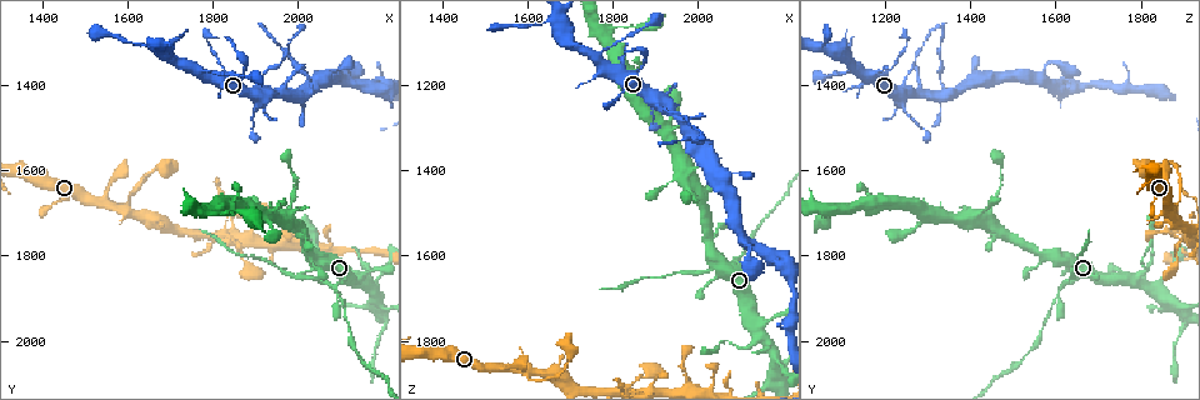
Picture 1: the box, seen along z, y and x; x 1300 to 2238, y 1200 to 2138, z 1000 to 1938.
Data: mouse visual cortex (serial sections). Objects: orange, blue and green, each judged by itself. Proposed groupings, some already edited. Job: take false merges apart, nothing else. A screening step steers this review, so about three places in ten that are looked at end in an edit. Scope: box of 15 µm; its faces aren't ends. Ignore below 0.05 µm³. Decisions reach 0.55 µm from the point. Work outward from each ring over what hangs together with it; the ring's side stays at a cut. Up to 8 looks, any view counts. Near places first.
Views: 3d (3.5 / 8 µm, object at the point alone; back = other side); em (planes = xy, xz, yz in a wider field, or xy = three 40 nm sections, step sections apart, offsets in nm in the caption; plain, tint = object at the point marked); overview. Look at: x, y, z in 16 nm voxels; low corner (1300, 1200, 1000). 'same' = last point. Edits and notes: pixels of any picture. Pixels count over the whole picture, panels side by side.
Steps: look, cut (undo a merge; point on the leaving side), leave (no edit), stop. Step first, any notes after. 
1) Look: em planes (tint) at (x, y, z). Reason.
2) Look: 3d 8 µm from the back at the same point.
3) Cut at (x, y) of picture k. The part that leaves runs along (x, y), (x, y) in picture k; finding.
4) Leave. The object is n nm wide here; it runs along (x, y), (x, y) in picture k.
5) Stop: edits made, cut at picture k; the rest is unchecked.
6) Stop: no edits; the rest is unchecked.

Look: 3d 3.5 µm at (2095, 1910, 1615). Abrupt turn.

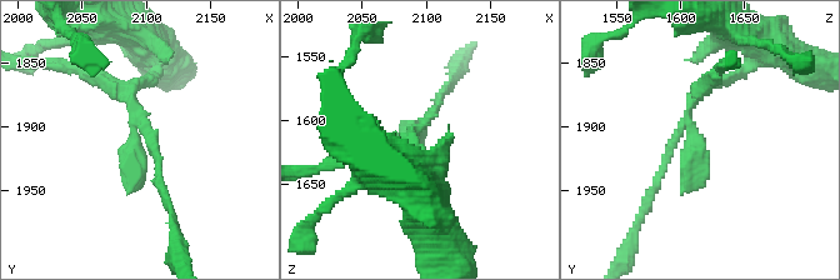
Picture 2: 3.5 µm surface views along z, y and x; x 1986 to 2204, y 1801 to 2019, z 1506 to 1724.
Look: em planes (tint) at (2092, 1908, 1610).

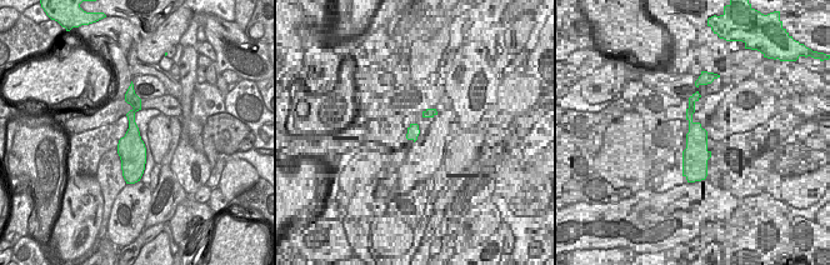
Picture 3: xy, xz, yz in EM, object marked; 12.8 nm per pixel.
Cut at (83, 75) of picture 2. The object is 360 nm wide here; a border runs along (134, 93), (128, 103) in picture 3; a second cell is stuck on.

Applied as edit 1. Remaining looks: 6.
Look: 3d 8 µm at (1915, 1425, 1245). Two arms in line, one across.

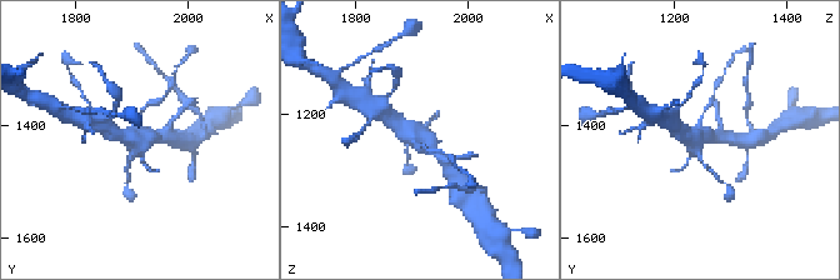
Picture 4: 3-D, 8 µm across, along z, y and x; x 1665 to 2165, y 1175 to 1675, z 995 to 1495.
Look: 3d 3.5 µm from the back at (1920, 1415, 1240). Zoom in.

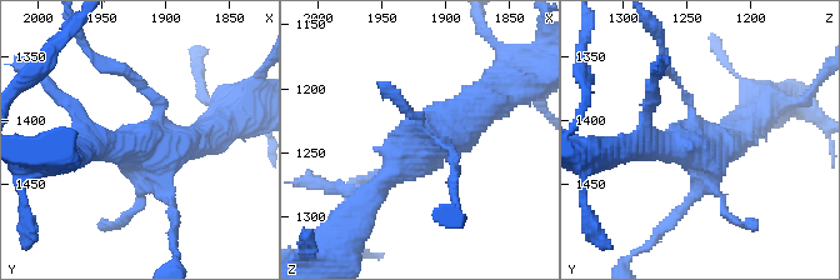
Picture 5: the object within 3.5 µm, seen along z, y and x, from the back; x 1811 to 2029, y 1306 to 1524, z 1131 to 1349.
Look: em xy step 2 (tint) at (1918, 1422, 1246). Shape alone is not enough.

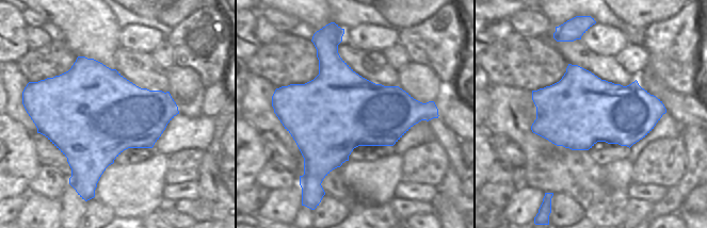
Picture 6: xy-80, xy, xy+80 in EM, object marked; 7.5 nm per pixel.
Leave. It runs along (505, 93), (374, 193) in picture 5; all the same cell.

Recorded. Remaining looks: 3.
Look: 3d 3.5 µm at (1760, 1360, 1135). A fork.

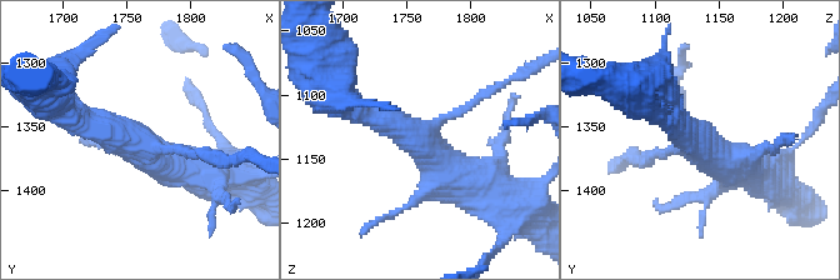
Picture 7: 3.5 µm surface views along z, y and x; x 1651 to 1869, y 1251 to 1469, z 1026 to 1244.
Look: em xy step 1 (tint) at (1760, 1366, 1138). 3 arms meet here; the arms are 100, 300, 500 nm wide.

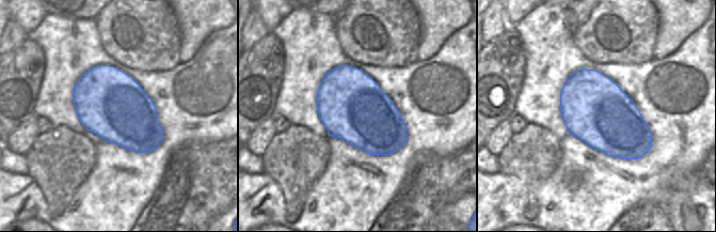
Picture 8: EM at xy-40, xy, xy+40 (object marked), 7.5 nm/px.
Leave. The object is 500 nm wide here; it runs along (481, 189), (398, 125), (355, 109) in picture 7; one cell here.

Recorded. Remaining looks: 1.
Look: 3d 3.5 µm at (2100, 1835, 1810). Sudden change in width.

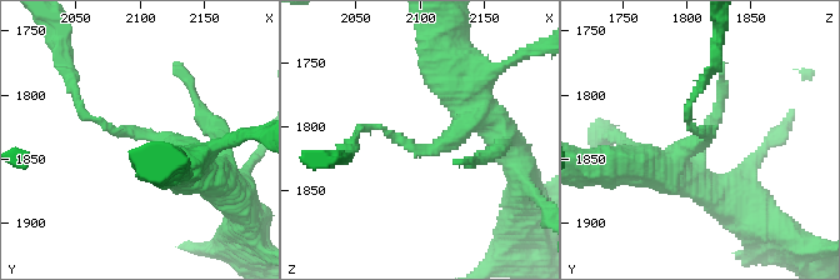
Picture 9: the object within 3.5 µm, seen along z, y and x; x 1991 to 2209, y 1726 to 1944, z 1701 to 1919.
Leave. It runs along (193, 170), (178, 143), (116, 131), (81, 104) in picture 9; one cell here.

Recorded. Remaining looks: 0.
Stop: edits made, cut at picture 2; the rest is unchecked.

